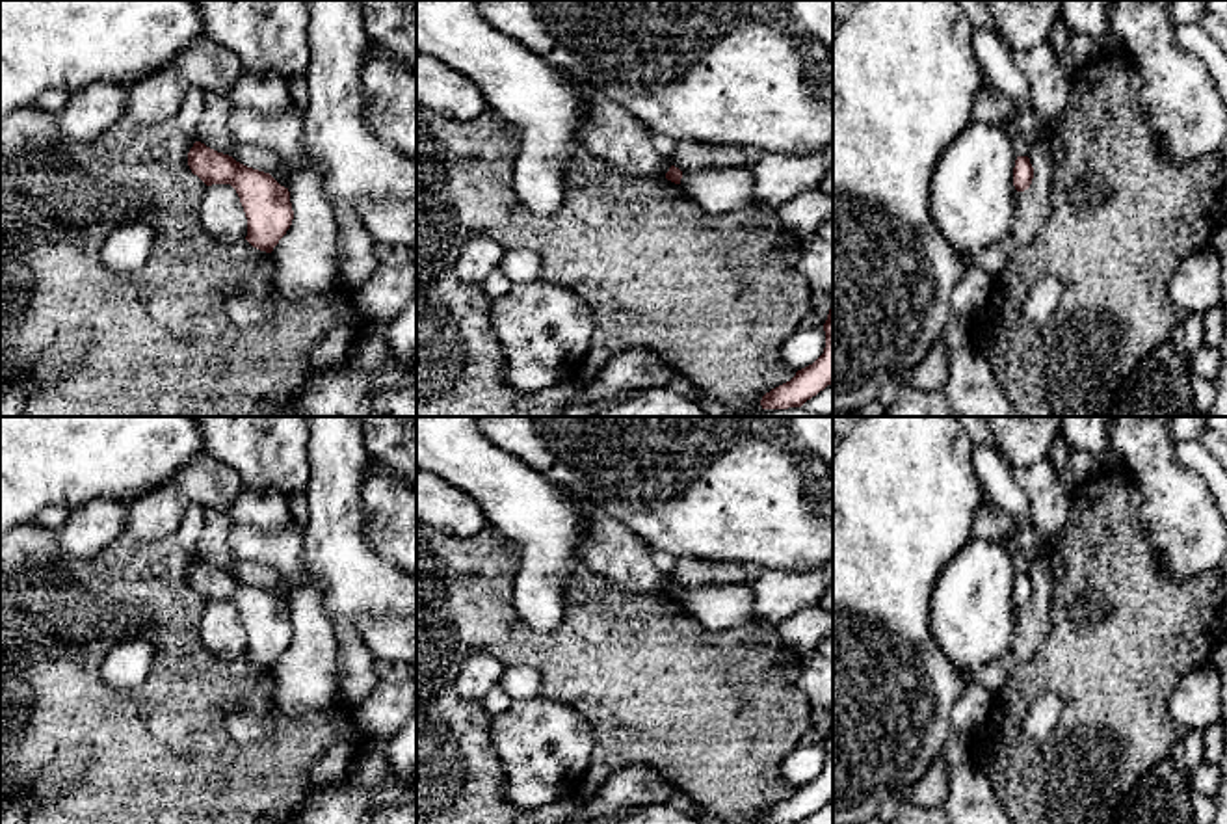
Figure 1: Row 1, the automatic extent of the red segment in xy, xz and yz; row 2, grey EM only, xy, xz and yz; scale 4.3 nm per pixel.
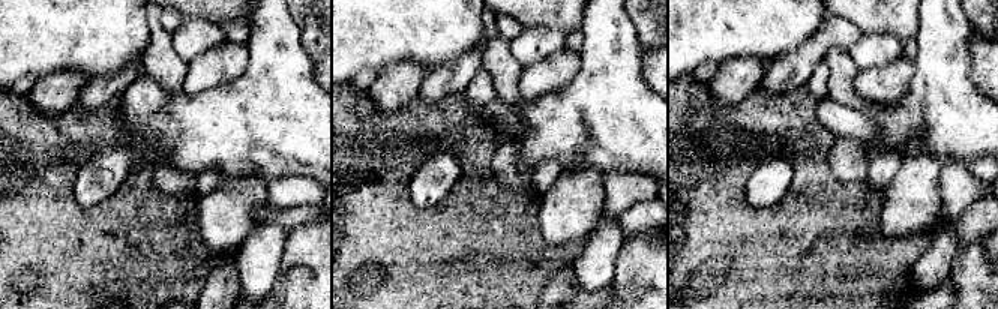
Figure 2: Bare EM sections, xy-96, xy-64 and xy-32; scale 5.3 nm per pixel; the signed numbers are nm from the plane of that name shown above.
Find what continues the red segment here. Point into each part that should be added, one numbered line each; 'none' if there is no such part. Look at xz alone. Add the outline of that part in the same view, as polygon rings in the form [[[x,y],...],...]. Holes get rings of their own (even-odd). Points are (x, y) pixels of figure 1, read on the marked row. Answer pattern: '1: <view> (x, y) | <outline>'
none

